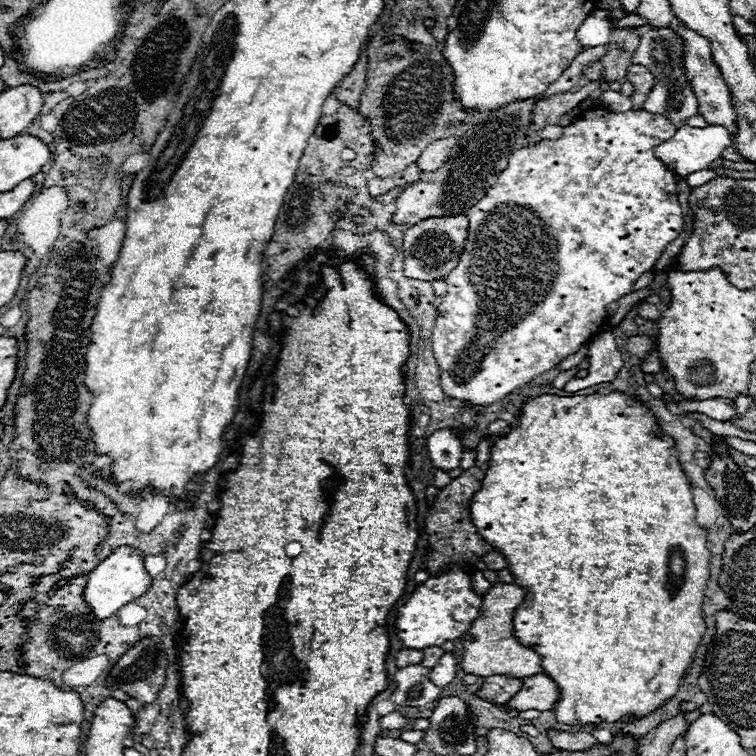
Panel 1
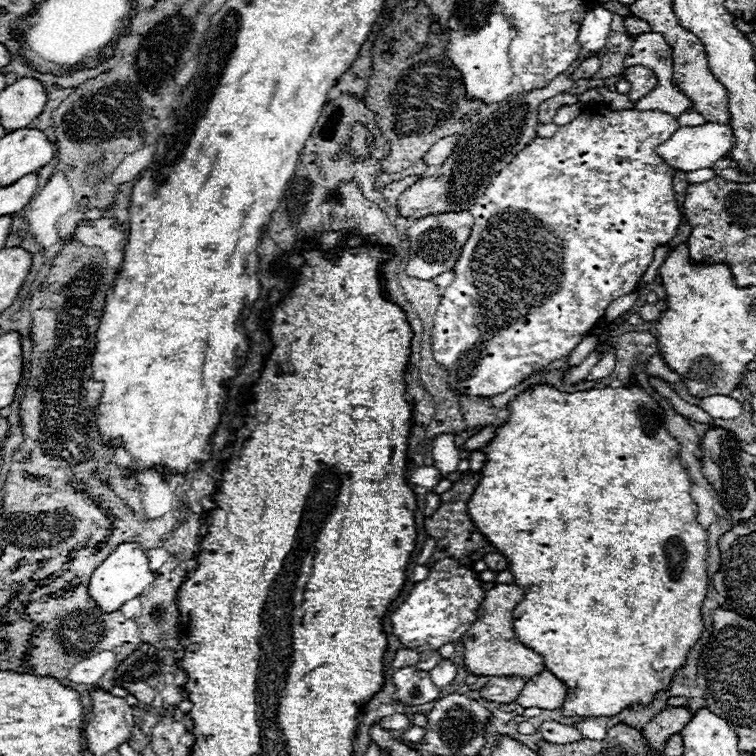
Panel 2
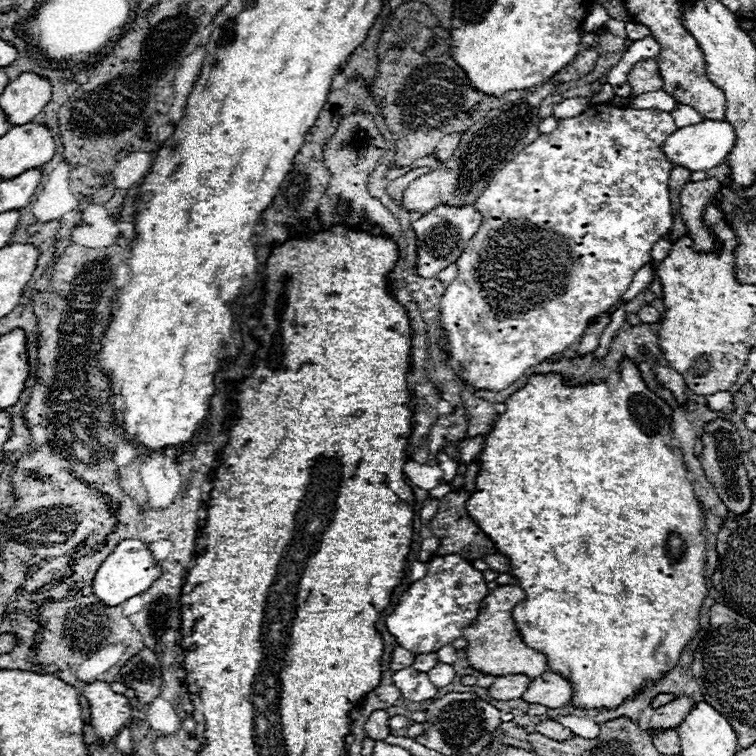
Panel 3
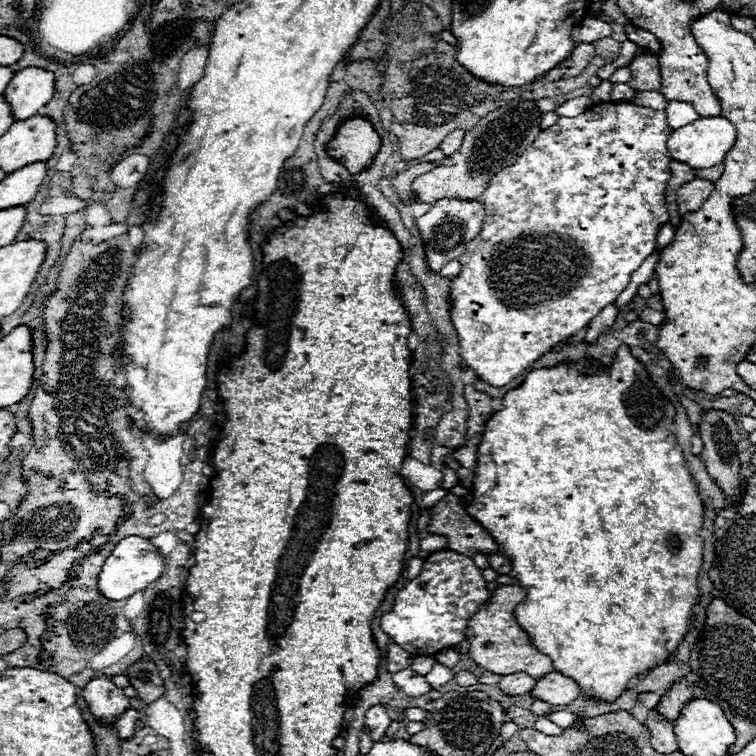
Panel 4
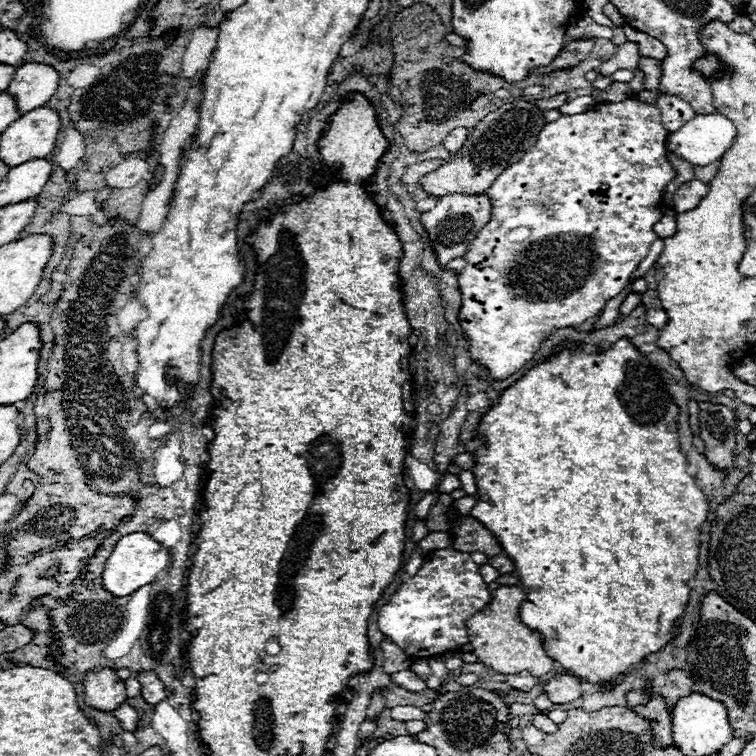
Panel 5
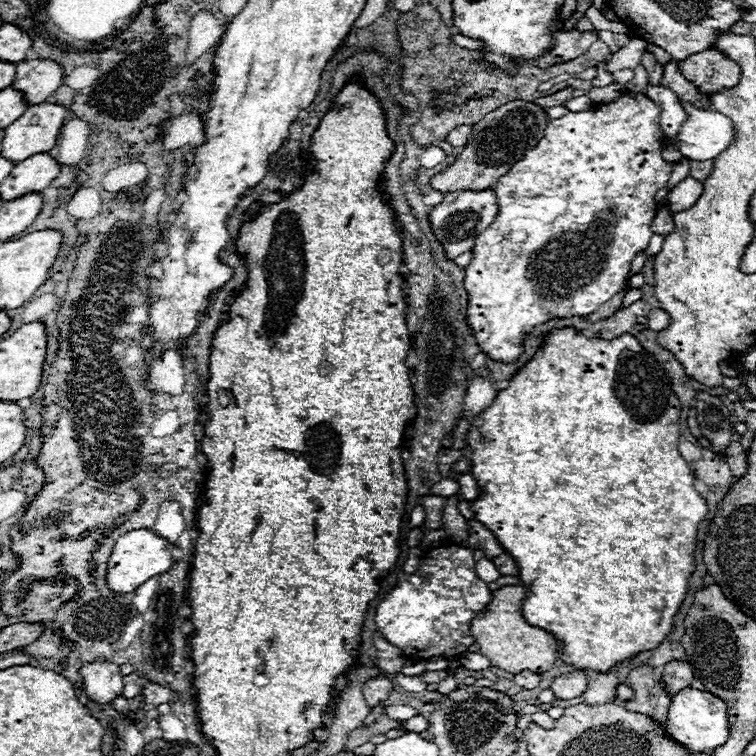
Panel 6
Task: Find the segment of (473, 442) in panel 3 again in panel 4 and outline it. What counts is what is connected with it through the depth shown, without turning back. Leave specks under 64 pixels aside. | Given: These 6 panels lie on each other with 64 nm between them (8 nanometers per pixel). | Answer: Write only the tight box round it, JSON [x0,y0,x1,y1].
[454,446,478,468]

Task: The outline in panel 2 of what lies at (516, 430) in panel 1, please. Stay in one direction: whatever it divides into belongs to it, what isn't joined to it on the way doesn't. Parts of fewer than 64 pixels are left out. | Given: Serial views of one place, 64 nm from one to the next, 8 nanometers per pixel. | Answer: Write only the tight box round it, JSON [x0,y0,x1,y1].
[468,384,708,718]

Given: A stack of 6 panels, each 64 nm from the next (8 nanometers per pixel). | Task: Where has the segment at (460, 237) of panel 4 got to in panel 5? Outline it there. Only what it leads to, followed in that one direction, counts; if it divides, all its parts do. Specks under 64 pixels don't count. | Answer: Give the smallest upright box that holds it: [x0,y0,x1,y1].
[420,194,490,266]

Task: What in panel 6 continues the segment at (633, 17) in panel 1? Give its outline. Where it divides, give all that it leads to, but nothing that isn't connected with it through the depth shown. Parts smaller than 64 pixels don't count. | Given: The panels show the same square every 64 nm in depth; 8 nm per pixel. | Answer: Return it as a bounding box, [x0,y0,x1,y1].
[646,42,670,64]

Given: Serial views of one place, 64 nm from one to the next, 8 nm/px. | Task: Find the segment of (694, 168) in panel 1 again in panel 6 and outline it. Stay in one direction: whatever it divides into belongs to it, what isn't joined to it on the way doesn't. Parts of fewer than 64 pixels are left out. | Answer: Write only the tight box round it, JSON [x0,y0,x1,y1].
[676,102,734,160]

